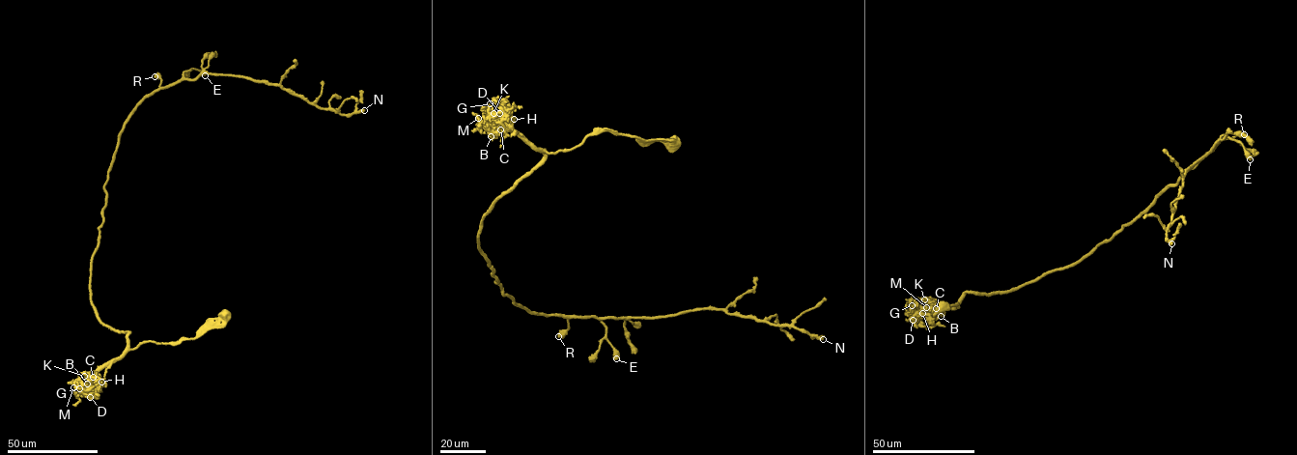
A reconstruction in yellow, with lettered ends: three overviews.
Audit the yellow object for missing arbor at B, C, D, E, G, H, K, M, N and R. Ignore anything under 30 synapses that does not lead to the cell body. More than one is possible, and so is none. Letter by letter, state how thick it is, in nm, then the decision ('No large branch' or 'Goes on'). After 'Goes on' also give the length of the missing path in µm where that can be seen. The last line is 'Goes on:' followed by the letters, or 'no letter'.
B: Thickness 240 nm. No large branch
C: Thickness 200 nm. No large branch
D: Thickness 90 nm. No large branch
E: Thickness 600 nm. No large branch
G: Thickness 110 nm. No large branch
H: Thickness 140 nm. No large branch
K: Thickness 150 nm. No large branch
M: Thickness 170 nm. Goes on. Missing length about 15 µm
N: Thickness 550 nm. No large branch
R: Thickness 480 nm. No large branch
Goes on: M

